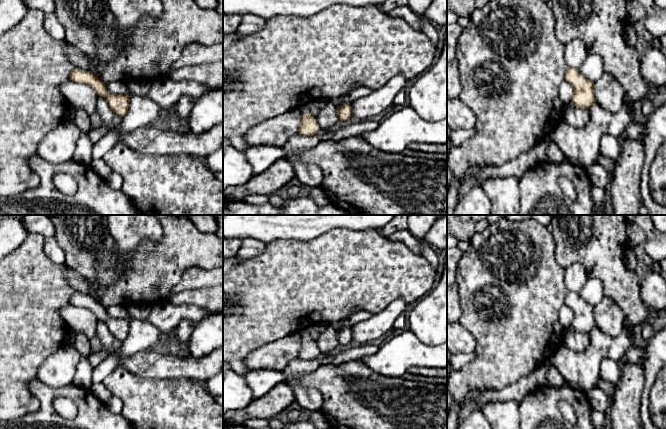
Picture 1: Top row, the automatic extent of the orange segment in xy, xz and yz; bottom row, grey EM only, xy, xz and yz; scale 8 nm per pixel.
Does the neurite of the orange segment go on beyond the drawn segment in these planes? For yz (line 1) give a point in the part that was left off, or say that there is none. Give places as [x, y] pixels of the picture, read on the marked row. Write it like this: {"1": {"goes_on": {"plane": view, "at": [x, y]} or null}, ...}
{"1": {"goes_on": null}}

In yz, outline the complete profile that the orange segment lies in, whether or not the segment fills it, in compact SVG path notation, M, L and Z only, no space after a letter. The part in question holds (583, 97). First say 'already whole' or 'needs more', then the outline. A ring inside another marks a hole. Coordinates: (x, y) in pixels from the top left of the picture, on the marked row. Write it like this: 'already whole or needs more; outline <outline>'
already whole; outline M569 68L565 73L565 81L573 86L571 103L578 108L590 109L595 101L594 82L585 78L579 69Z

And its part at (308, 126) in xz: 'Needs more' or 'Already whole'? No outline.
Needs more

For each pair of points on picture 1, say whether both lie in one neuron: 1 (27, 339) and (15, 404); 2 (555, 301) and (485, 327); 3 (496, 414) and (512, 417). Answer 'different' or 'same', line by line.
1: same
2: same
3: same

